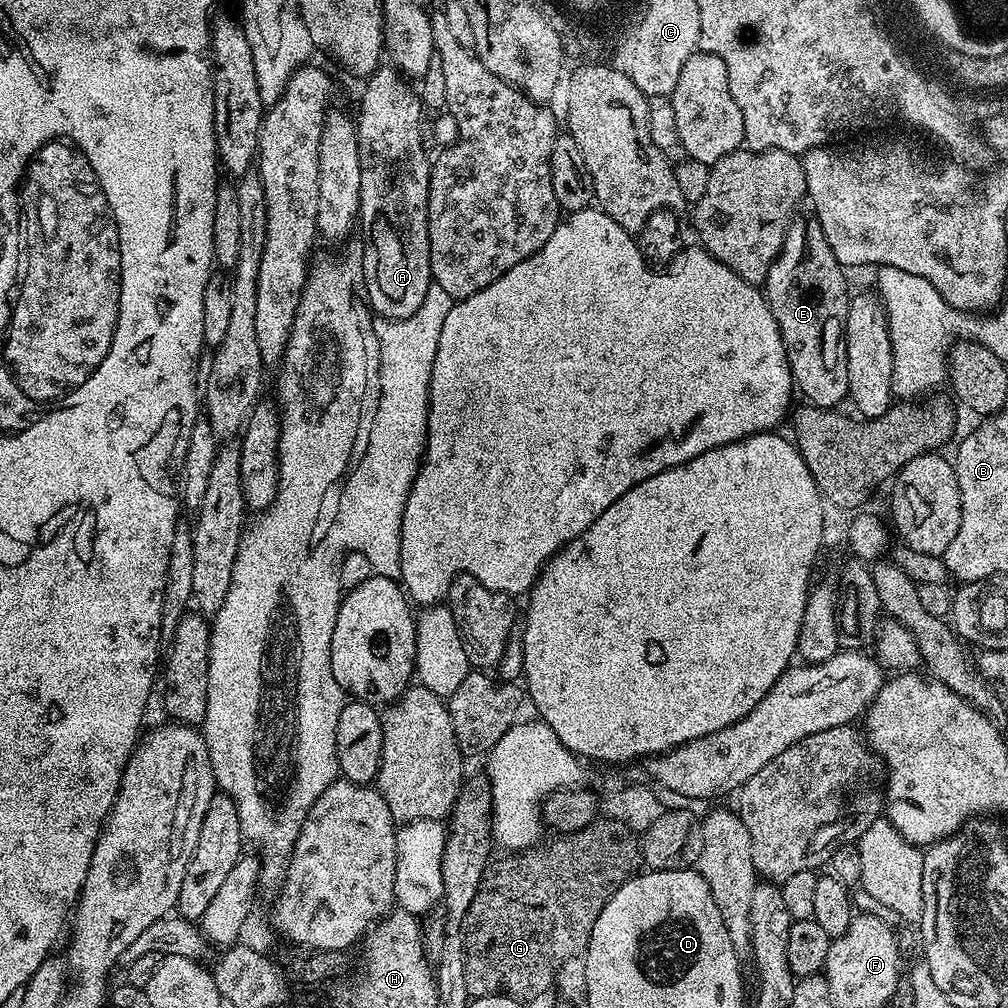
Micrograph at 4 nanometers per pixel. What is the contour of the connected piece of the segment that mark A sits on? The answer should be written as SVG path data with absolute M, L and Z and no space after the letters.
M380 66L363 81L360 117L355 117L356 141L360 147L360 215L358 228L364 231L364 288L372 310L386 320L405 320L422 306L432 279L430 230L428 229L428 173L430 156L424 153L420 137L422 101L409 81L396 68Z

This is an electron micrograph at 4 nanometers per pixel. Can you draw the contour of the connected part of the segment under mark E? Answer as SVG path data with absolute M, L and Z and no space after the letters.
M796 218L789 224L780 252L762 285L782 334L793 385L807 403L829 410L845 403L848 394L844 323L850 291L844 272L820 223L815 218Z

